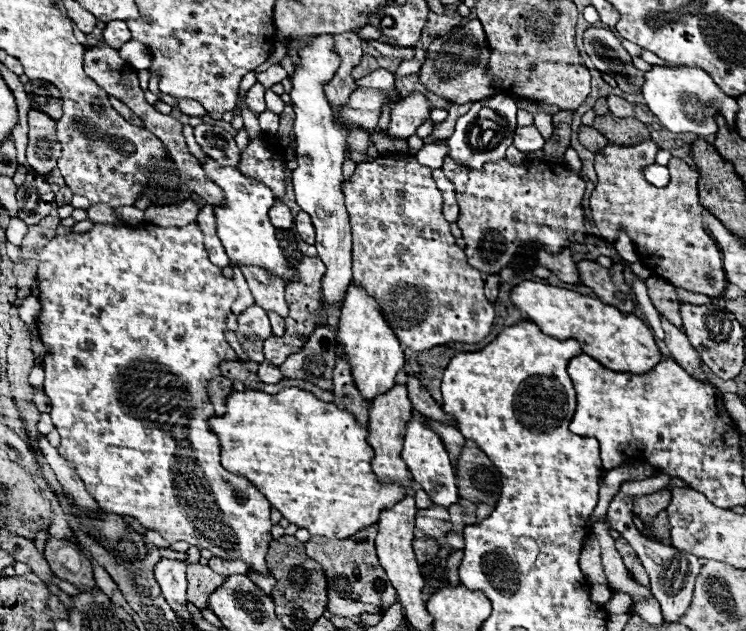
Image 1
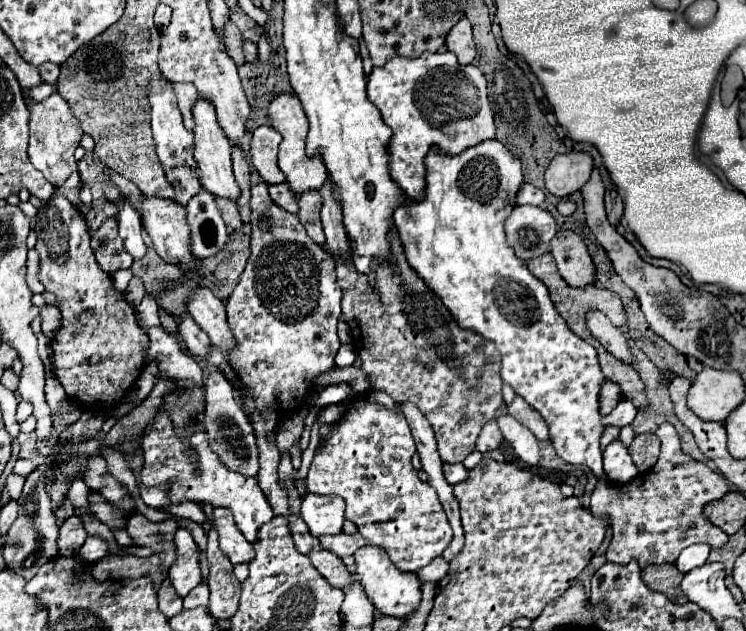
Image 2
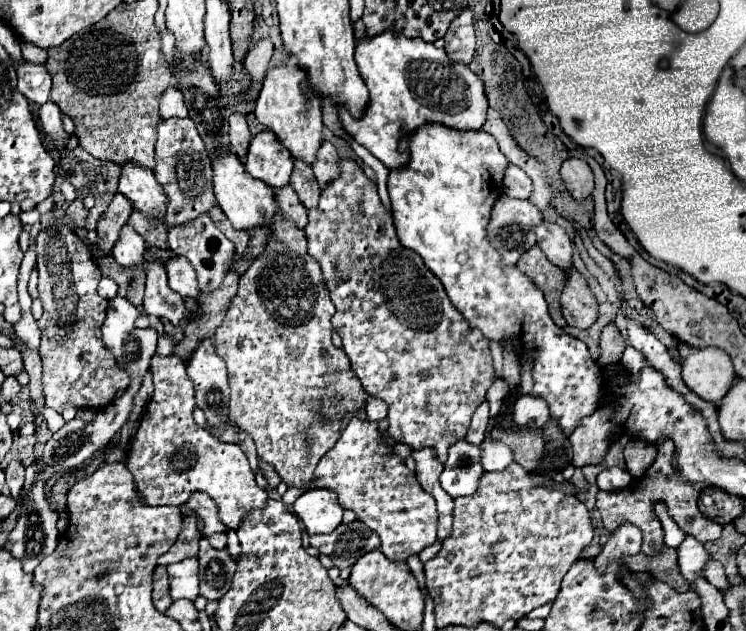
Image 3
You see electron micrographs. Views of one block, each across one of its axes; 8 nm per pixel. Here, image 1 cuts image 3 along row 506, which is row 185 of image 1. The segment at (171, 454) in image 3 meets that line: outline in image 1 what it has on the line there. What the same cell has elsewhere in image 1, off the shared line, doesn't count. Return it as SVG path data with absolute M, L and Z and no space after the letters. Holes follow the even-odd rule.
M208 158L206 164L202 164L202 168L208 174L208 178L214 180L226 194L226 206L214 208L214 214L216 214L216 224L218 224L218 236L232 264L260 266L268 270L270 274L276 274L284 282L298 280L296 268L286 262L282 248L276 240L276 228L270 224L270 218L268 218L268 212L276 202L270 188L242 176L238 168L218 166L218 162L214 162L212 158Z

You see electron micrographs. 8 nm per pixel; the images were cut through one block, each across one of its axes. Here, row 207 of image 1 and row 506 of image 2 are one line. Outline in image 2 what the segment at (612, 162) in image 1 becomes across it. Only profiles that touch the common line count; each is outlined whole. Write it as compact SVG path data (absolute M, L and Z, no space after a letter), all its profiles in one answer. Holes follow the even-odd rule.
M664 422L658 426L656 434L662 438L662 450L660 450L660 458L658 462L648 470L638 474L632 482L628 484L608 484L608 482L598 482L592 498L590 498L590 512L602 518L610 520L610 528L612 528L612 540L610 546L606 550L606 558L610 562L616 564L626 564L632 558L638 560L640 568L652 566L652 564L664 564L664 562L676 562L678 554L682 548L696 544L696 542L704 542L710 544L714 548L720 548L728 542L728 536L712 526L704 516L702 516L702 508L706 504L706 490L702 490L702 462L692 460L690 456L686 456L680 450L680 440L676 434L676 428L670 422Z

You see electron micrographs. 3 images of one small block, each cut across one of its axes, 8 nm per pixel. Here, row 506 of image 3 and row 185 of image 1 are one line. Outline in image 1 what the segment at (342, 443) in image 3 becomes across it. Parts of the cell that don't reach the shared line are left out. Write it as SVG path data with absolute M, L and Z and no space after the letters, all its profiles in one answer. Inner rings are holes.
M388 154L358 164L352 180L344 182L342 192L352 226L354 280L380 302L384 318L400 344L414 352L422 352L448 342L482 342L492 328L494 306L484 296L482 274L468 264L464 250L456 246L450 222L442 216L442 192L432 180L432 170L420 166L414 156Z

